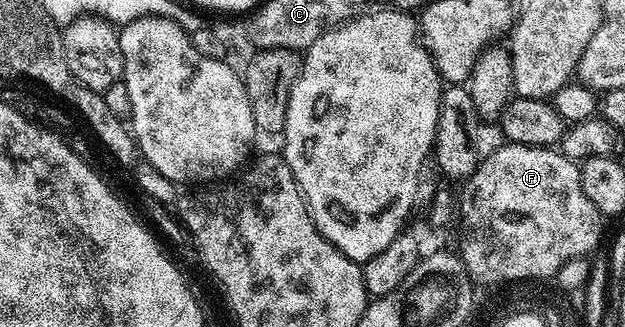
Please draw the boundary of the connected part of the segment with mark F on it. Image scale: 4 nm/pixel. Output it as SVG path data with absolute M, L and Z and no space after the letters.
M501 143L501 148L496 148L488 157L481 159L476 165L474 174L470 179L463 181L462 188L464 193L460 196L460 214L458 220L466 224L466 252L468 268L475 273L475 276L484 280L498 280L501 277L535 275L539 271L548 272L551 266L555 267L559 264L559 260L578 259L587 257L589 254L595 253L601 246L600 244L600 223L602 217L600 211L594 206L594 202L590 202L590 198L586 198L585 192L582 191L582 182L580 181L580 170L577 161L568 160L564 153L551 148L535 148L534 146L526 146L525 144Z

